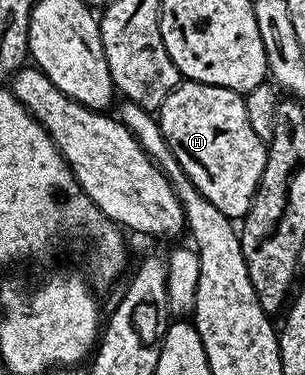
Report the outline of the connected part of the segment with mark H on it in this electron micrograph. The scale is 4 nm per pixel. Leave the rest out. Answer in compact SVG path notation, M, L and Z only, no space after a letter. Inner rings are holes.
M180 82L165 97L165 101L157 112L159 128L181 169L193 181L200 191L221 213L225 213L232 221L242 220L251 207L253 197L257 193L257 185L261 181L261 173L265 173L267 145L253 133L249 126L249 116L245 114L245 98L240 92L230 91L224 87L214 87L208 83Z

